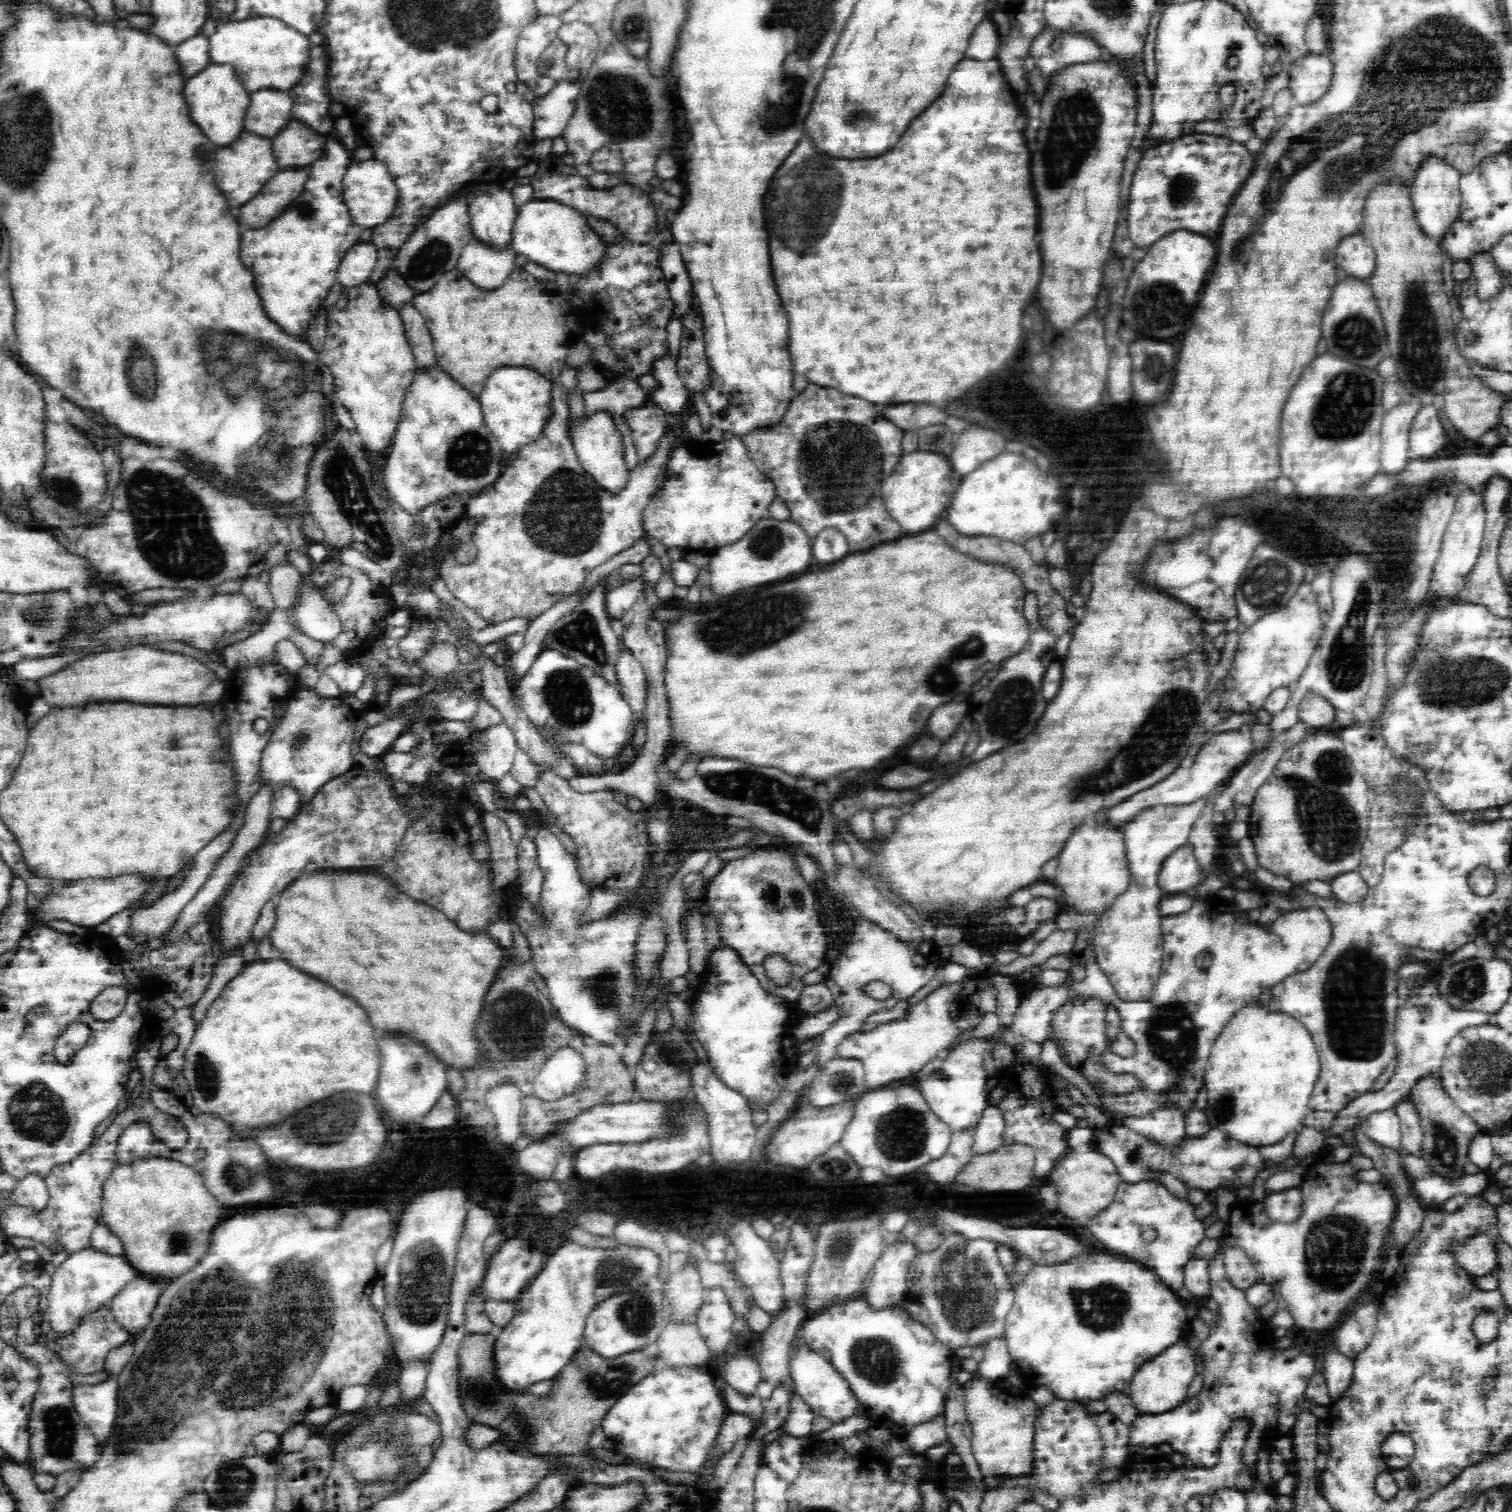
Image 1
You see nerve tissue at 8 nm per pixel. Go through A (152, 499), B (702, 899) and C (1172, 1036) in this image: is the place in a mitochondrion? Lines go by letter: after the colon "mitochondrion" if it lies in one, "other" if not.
A: mitochondrion
B: other
C: mitochondrion

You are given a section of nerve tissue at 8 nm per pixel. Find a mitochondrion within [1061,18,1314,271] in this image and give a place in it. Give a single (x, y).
(1183, 188)

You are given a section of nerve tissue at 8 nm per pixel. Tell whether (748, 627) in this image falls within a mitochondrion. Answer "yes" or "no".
yes

